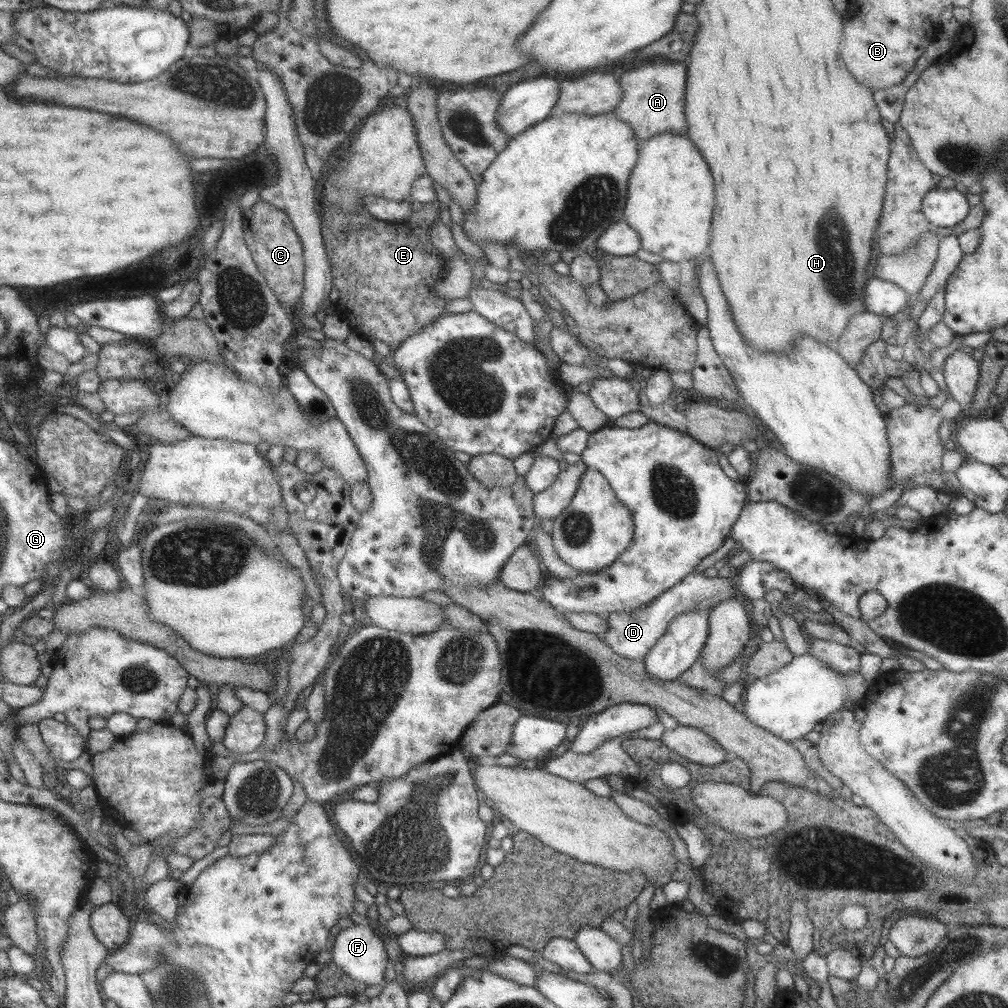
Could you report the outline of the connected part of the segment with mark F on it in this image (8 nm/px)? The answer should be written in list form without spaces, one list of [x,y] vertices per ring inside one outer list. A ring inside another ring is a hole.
[[[353,923],[352,926],[342,928],[334,938],[331,956],[333,964],[345,975],[350,979],[365,983],[366,986],[371,986],[371,984],[383,986],[390,978],[387,954],[374,927]]]

